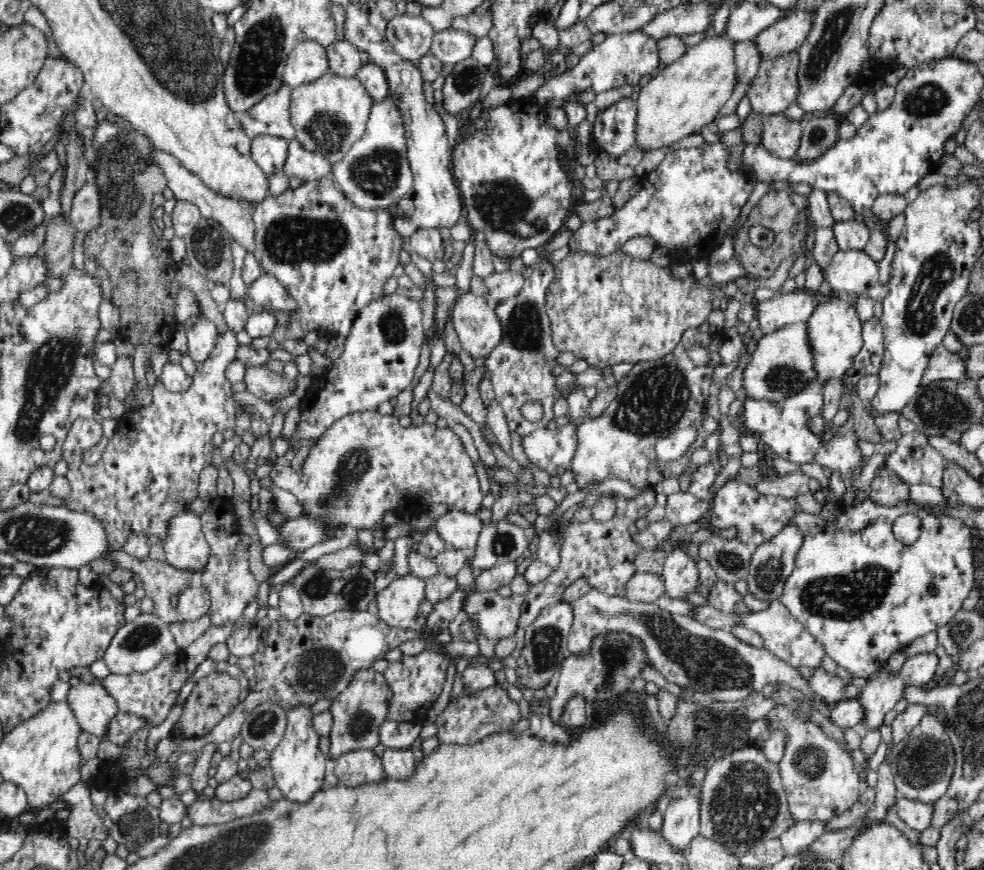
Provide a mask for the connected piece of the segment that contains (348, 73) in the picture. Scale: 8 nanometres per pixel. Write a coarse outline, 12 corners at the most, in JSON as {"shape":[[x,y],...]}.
{"shape":[[348,41],[326,46],[330,72],[355,77],[365,57]]}

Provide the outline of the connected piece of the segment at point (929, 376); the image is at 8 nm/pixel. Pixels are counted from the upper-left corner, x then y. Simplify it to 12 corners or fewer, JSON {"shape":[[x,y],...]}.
{"shape":[[940,342],[930,353],[920,388],[962,381],[964,361]]}

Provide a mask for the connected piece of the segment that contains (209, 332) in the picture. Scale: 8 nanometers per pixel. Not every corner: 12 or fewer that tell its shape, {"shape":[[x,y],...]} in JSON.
{"shape":[[202,313],[187,332],[188,354],[204,362],[218,342]]}

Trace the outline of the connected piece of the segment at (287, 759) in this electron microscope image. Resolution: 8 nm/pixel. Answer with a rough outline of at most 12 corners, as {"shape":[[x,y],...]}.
{"shape":[[312,705],[286,709],[270,752],[275,786],[293,801],[322,788],[320,750]]}

